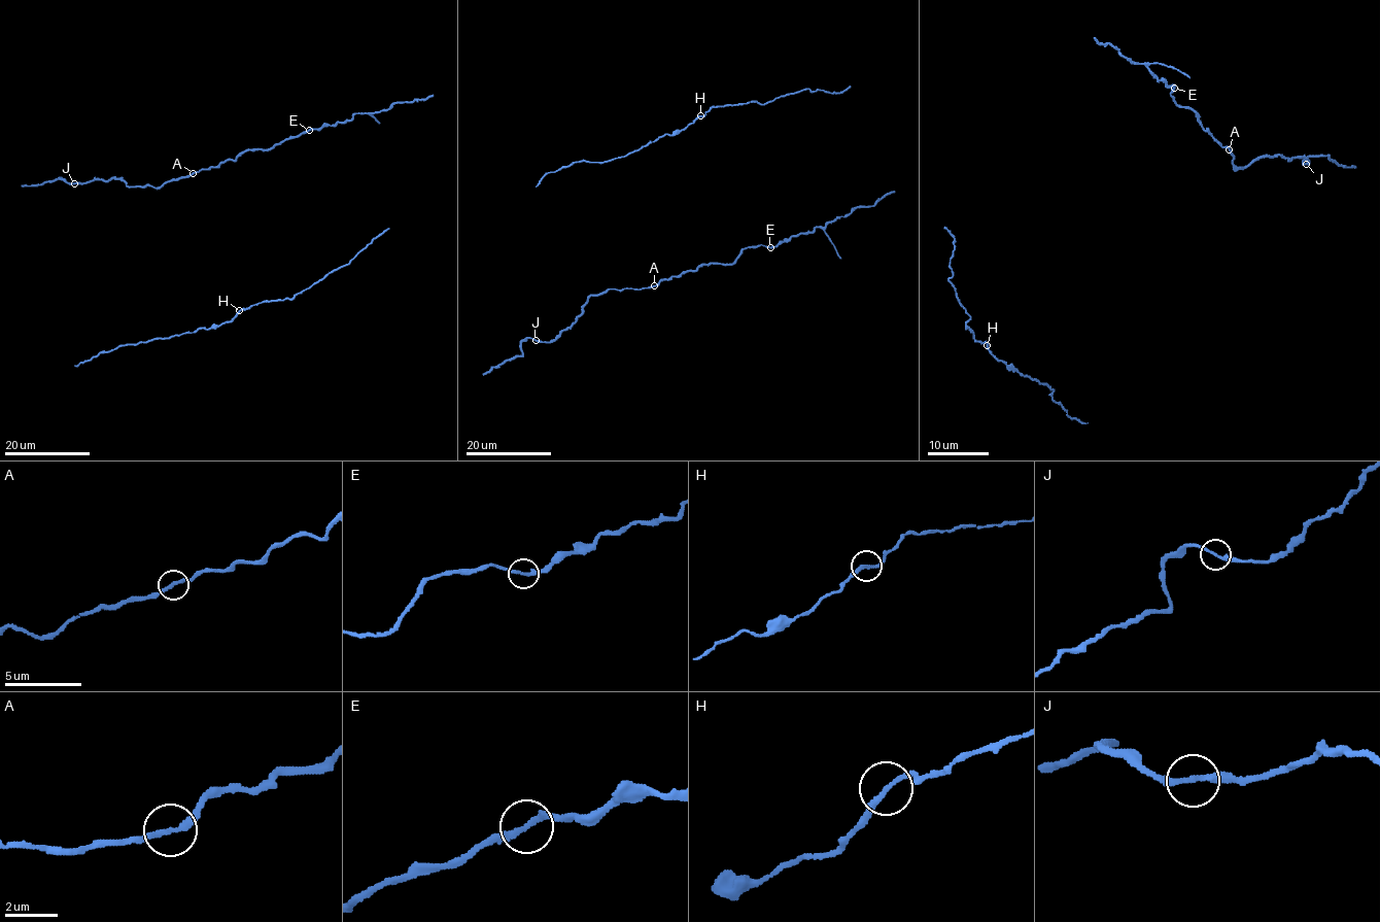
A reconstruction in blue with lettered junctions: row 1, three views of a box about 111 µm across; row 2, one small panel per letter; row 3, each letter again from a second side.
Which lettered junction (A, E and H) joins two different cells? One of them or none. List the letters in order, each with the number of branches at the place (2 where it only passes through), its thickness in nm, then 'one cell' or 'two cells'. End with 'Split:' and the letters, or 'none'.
A: branches 2; calibre 220 nm; one cell
E: branches 2; calibre 220 nm; one cell
H: branches 2; calibre 200 nm; one cell
Split: none

